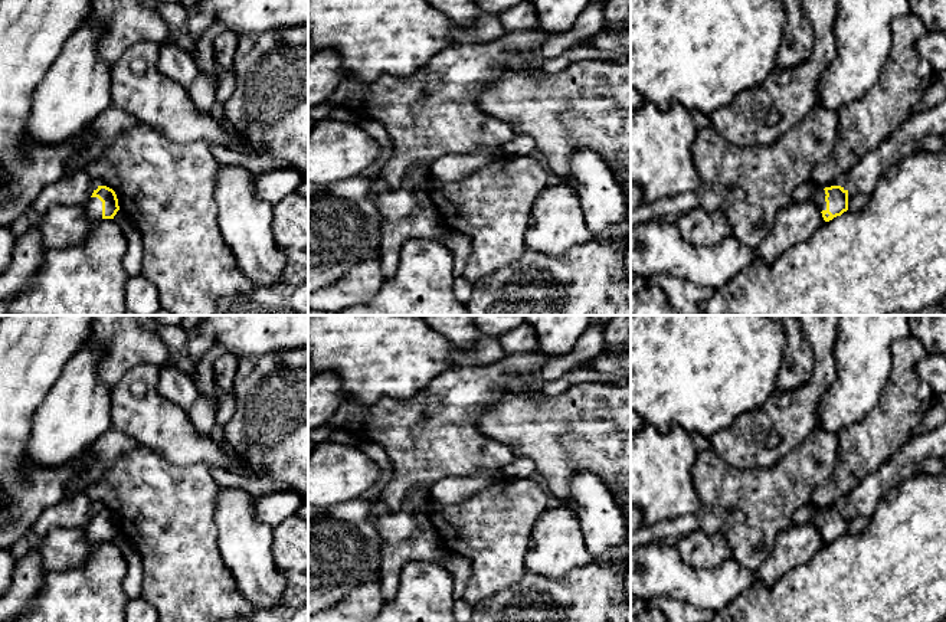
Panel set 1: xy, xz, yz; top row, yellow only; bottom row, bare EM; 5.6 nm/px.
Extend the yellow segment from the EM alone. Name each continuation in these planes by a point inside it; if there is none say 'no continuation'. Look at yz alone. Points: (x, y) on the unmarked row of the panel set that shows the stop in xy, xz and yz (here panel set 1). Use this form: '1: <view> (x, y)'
1: yz (818, 520)

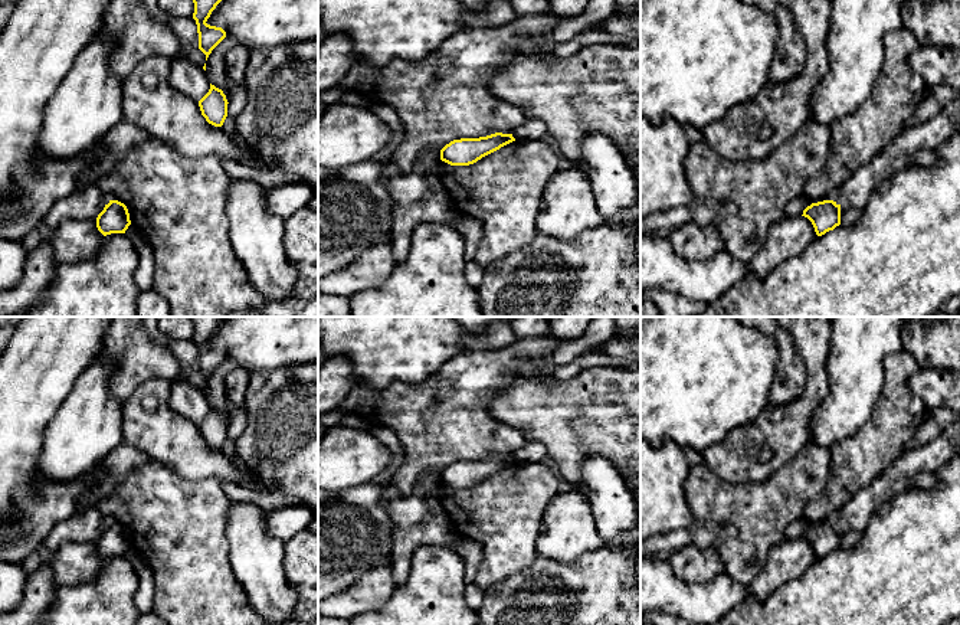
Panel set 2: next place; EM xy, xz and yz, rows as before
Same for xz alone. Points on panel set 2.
no continuation

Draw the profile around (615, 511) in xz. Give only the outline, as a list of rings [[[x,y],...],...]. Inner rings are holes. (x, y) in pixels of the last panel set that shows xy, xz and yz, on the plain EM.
[[[602,455],[587,457],[581,464],[581,478],[604,543],[617,552],[635,549],[623,537],[639,523],[640,511],[615,465]]]

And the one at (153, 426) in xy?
[[[153,377],[131,395],[122,408],[124,442],[189,481],[214,477],[265,491],[256,475],[249,474],[223,448],[209,446],[199,425],[170,406],[171,383]]]

